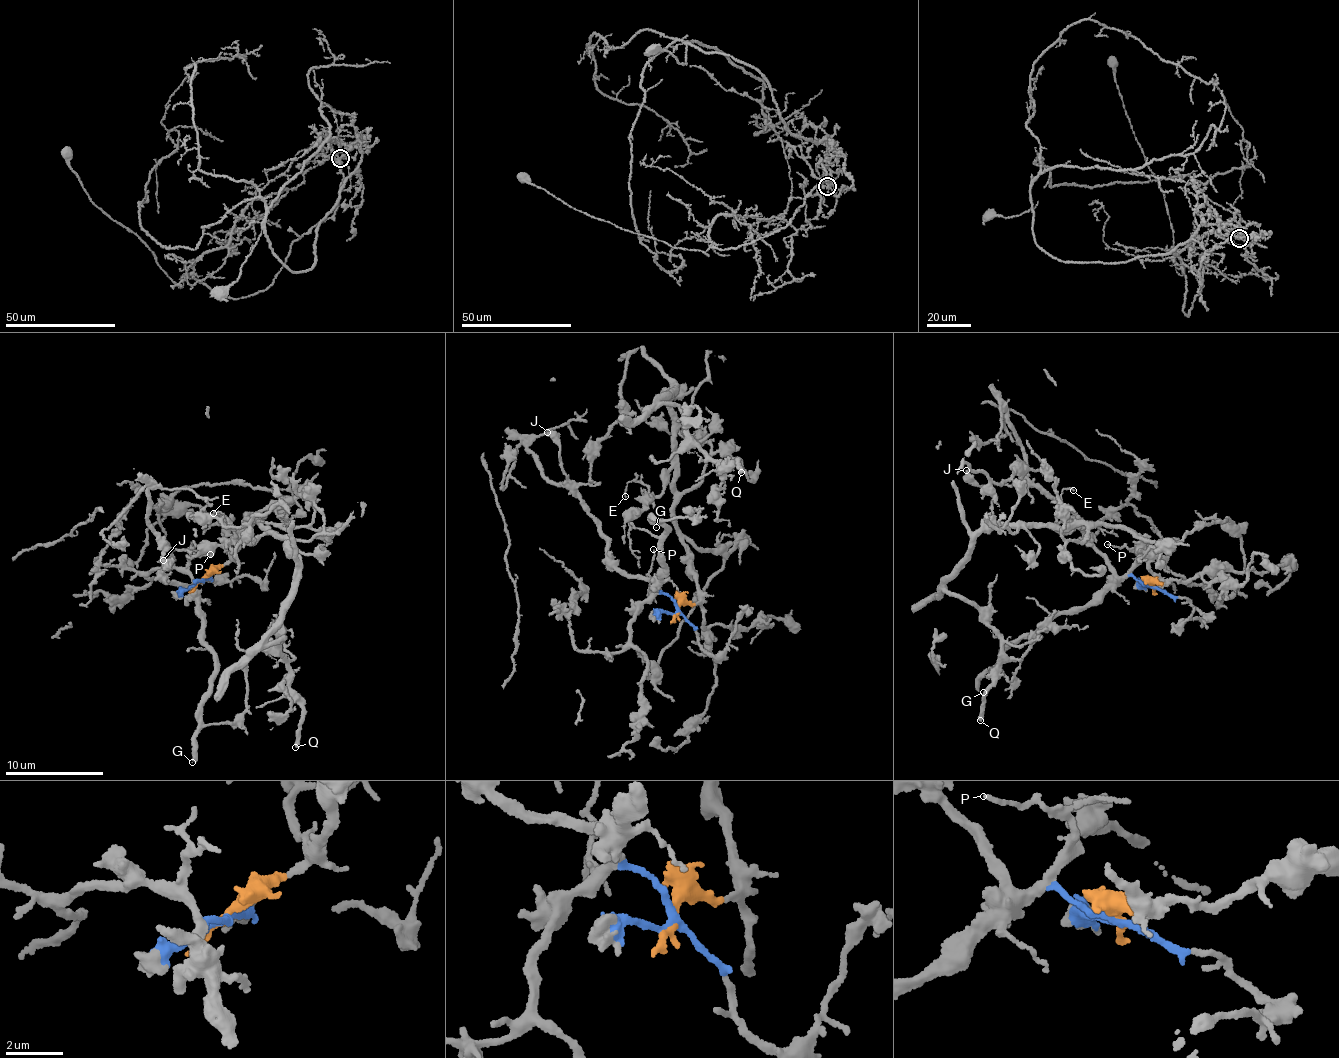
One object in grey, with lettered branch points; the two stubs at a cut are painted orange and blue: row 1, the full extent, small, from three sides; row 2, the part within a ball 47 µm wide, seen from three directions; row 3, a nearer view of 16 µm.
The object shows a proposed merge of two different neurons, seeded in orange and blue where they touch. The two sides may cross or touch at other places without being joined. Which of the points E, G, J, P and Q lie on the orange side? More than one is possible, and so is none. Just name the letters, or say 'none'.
E, Q

